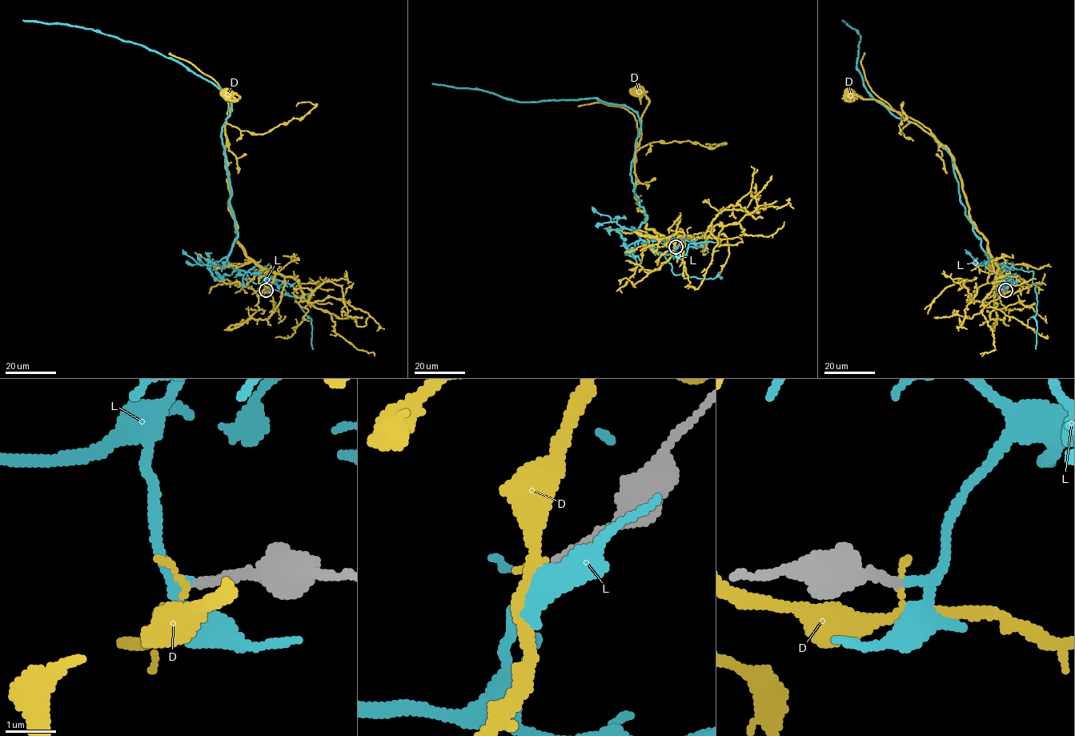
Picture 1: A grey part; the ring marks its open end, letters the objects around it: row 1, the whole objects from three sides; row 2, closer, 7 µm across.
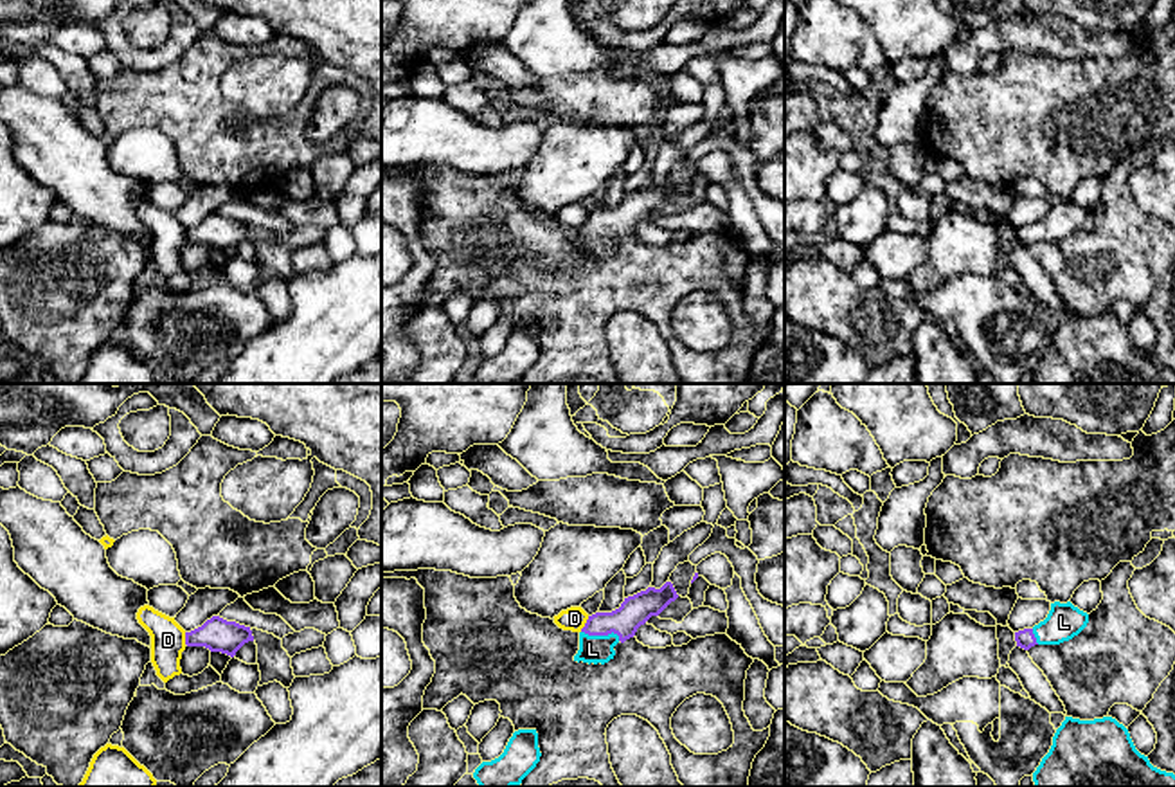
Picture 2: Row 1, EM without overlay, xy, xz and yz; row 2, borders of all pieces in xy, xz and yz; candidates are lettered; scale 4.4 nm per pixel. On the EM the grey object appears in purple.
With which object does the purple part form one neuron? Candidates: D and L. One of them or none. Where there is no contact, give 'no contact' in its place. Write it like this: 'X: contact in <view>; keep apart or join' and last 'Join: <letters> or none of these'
D: contact in xz; keep apart
L: contact in xz; join
Join: L

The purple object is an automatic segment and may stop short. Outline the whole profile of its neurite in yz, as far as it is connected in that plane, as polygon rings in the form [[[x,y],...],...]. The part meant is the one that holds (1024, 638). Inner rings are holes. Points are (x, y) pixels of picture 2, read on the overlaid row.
[[[1071,602],[1051,603],[1051,611],[1044,621],[1033,629],[1015,632],[1017,647],[1029,650],[1035,645],[1060,645],[1078,636],[1089,623],[1089,614],[1074,607]]]

